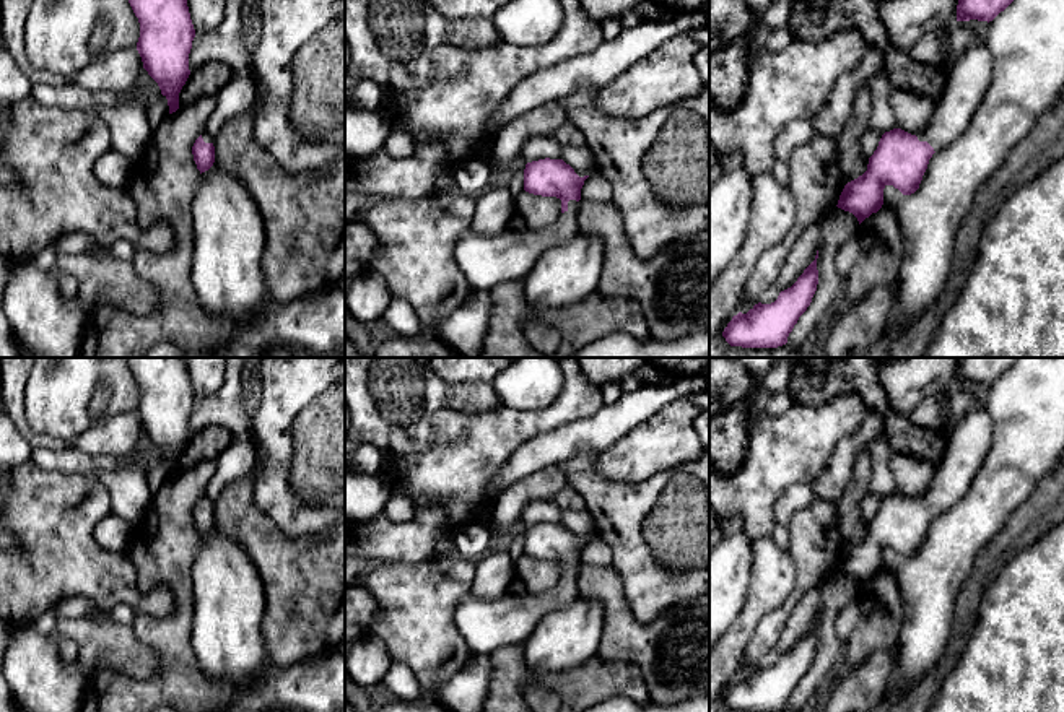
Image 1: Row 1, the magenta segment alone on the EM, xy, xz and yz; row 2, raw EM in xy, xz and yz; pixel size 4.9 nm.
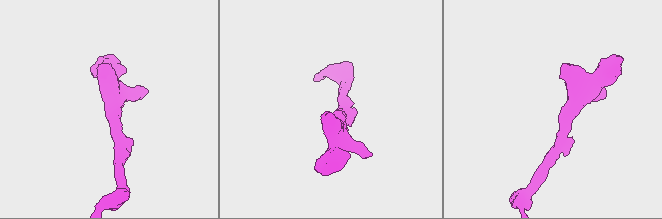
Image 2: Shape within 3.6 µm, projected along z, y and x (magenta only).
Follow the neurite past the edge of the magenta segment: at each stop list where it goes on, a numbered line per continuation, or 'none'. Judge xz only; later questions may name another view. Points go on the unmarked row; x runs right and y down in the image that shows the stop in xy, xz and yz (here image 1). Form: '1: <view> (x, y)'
1: xz (487, 625)

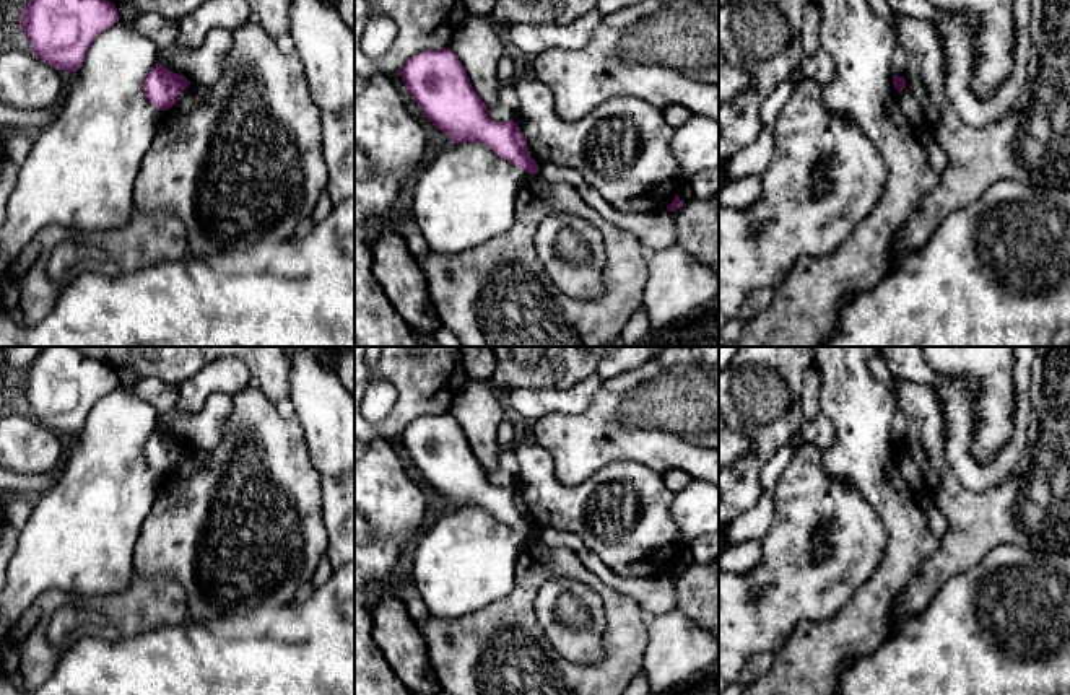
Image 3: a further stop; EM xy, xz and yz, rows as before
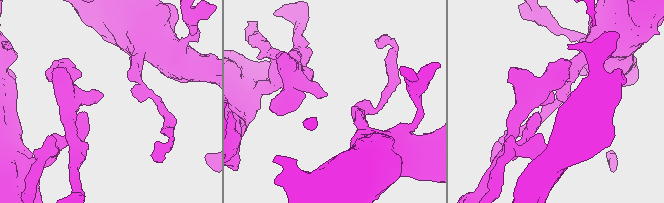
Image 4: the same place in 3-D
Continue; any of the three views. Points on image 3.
none

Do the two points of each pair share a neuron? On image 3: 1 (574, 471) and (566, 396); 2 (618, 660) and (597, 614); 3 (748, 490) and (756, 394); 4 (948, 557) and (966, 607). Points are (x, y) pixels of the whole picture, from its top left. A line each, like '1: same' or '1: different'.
1: different
2: different
3: same
4: different

